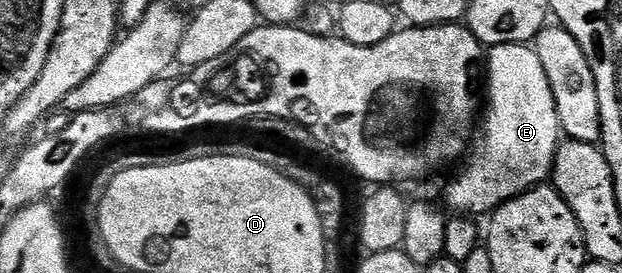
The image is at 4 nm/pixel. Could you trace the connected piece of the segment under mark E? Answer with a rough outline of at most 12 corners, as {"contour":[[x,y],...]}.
{"contour":[[530,45],[487,52],[489,105],[445,188],[484,217],[552,177],[563,139]]}

